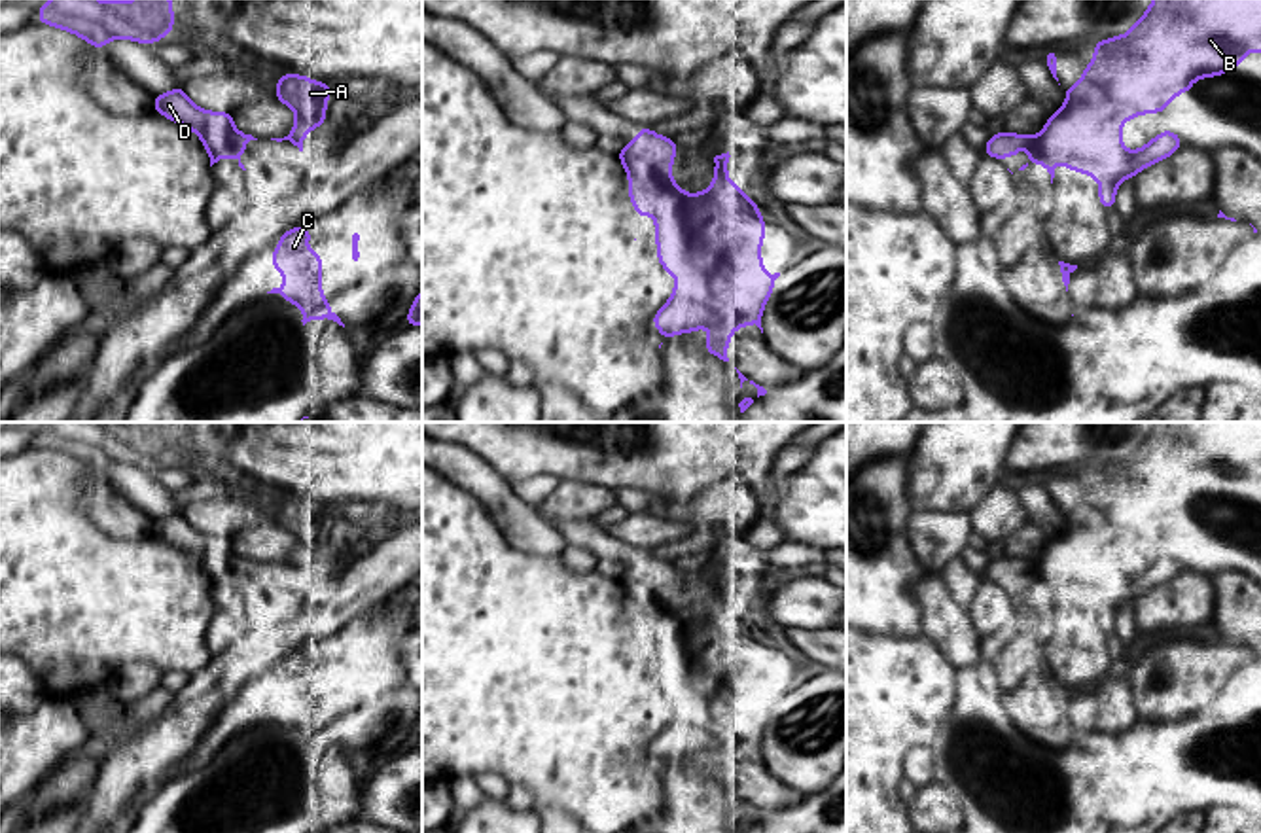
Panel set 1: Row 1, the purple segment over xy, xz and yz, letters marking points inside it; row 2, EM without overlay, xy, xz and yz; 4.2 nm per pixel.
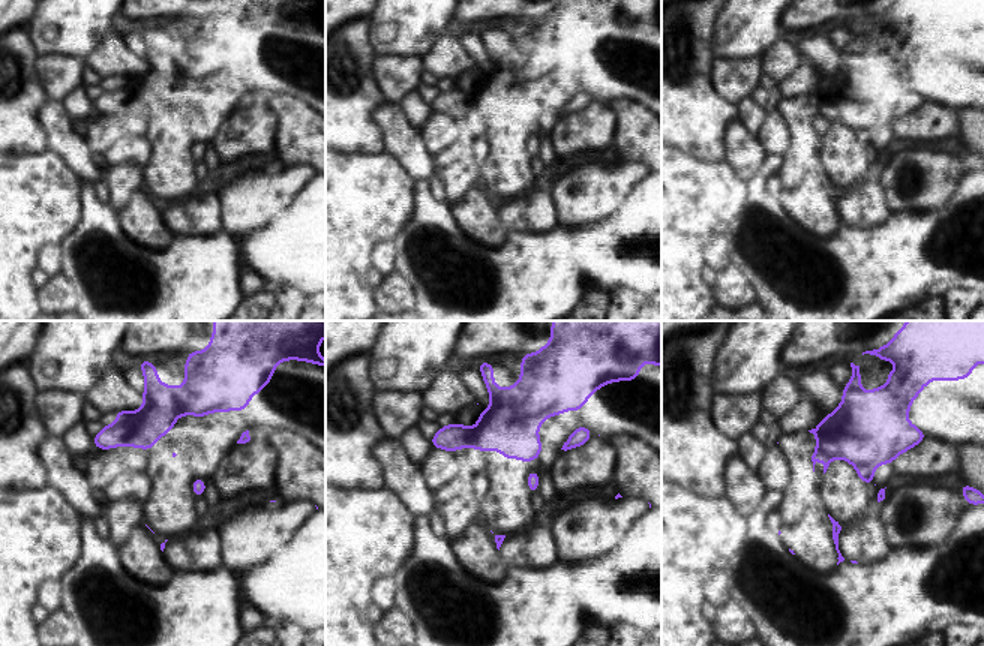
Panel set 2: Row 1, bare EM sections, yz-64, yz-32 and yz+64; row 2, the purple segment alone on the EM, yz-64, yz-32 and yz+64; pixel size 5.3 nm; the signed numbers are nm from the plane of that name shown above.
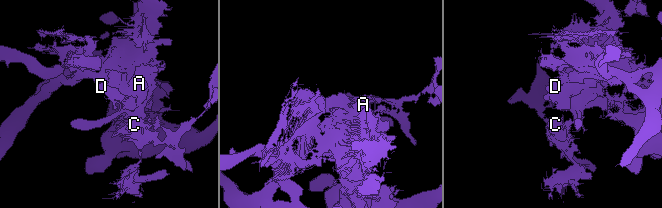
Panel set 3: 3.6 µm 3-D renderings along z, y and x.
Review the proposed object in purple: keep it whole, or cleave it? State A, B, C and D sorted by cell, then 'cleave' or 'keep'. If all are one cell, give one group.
groups A B C D; keep

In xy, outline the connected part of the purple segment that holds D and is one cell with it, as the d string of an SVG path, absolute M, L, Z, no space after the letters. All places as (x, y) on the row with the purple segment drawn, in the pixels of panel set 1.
M184 85L163 95L155 95L153 110L197 133L210 157L210 167L222 157L237 157L239 167L246 170L240 163L240 157L246 153L244 144L258 138L237 131L231 112L206 112L199 108L187 98Z

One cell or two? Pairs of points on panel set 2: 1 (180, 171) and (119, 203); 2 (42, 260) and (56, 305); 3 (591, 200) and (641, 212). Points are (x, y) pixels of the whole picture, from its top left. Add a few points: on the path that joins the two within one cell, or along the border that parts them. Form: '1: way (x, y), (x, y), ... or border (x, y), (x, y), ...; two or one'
1: border (144, 168), (143, 186); two
2: border (54, 273), (50, 278); two
3: border (642, 179), (614, 212), (590, 225); two

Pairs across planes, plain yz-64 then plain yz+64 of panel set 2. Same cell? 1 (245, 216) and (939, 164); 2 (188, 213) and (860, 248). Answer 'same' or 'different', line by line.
1: same
2: different

